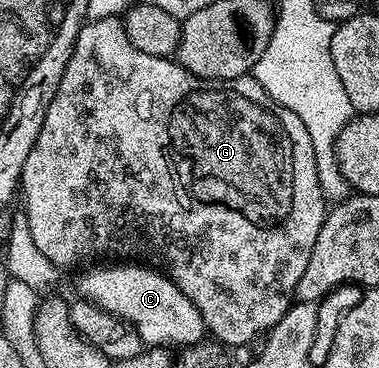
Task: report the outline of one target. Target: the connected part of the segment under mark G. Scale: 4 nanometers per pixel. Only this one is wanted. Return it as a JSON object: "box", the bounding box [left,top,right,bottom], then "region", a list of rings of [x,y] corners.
{"box":[20,16,328,350],"region":[[[109,16],[103,20],[90,20],[83,23],[82,28],[78,31],[74,49],[68,58],[68,66],[60,78],[60,86],[48,106],[48,114],[44,114],[44,126],[40,126],[40,134],[32,146],[32,154],[28,154],[28,162],[24,162],[20,181],[20,200],[21,196],[23,204],[21,207],[28,218],[28,228],[32,230],[32,238],[35,239],[36,246],[41,252],[48,257],[48,262],[52,262],[55,268],[65,270],[65,268],[72,267],[77,256],[106,256],[102,258],[117,258],[122,262],[141,262],[151,268],[158,269],[160,272],[165,272],[170,281],[189,298],[192,306],[196,306],[196,310],[200,310],[209,335],[230,350],[242,348],[245,344],[252,343],[257,336],[259,338],[265,337],[270,329],[276,326],[276,322],[280,322],[280,318],[284,318],[284,314],[295,299],[294,291],[308,266],[308,258],[312,258],[312,246],[316,246],[316,234],[320,234],[320,226],[328,211],[328,201],[326,195],[322,193],[322,187],[318,181],[318,167],[316,166],[316,154],[312,146],[312,138],[308,134],[304,122],[300,122],[300,118],[296,114],[292,114],[290,108],[282,108],[278,105],[270,97],[268,90],[264,90],[264,86],[260,86],[260,82],[253,75],[241,76],[235,80],[205,80],[196,74],[192,74],[183,64],[178,63],[177,59],[153,56],[152,54],[144,54],[144,50],[136,50],[136,46],[132,46],[132,42],[128,38],[125,23],[118,16]]]}

